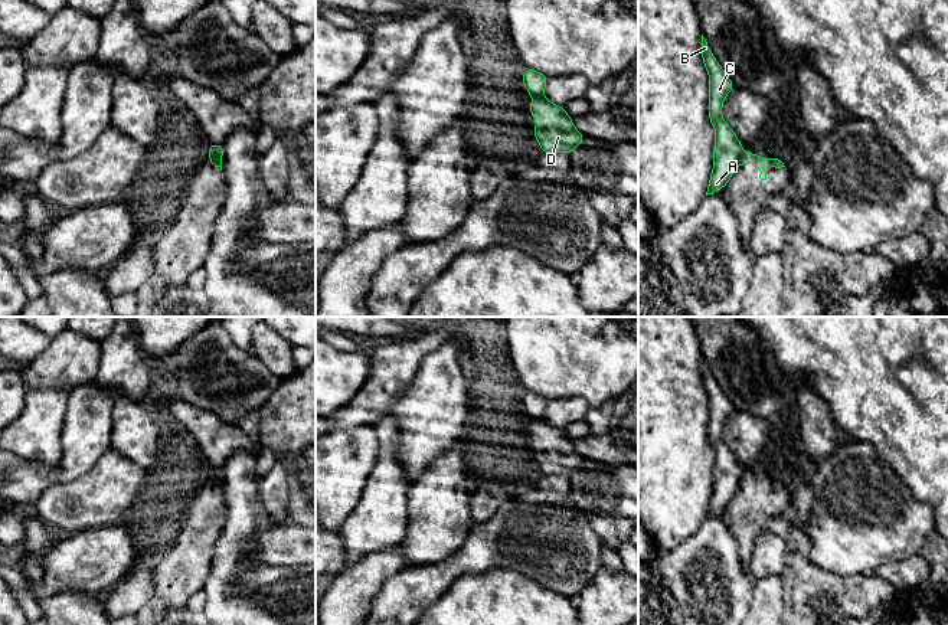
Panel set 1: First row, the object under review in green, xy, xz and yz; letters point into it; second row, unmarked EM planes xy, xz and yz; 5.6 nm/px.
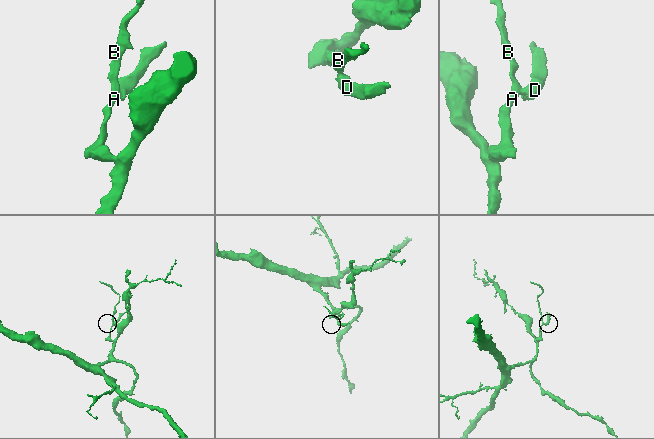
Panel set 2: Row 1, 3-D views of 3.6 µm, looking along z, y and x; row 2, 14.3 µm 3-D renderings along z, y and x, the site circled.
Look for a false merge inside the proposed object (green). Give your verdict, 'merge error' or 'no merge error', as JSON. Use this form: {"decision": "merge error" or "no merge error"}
{"decision": "merge error"}

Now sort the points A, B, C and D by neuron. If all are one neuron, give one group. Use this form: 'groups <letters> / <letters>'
groups A B C / D

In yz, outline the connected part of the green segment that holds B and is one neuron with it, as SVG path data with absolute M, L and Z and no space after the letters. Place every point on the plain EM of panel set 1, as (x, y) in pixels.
M702 357L700 374L703 387L709 396L709 442L715 449L713 493L710 497L707 517L713 517L723 511L735 495L743 475L742 465L735 454L722 441L722 429L726 418L735 410L730 400L725 396L709 366Z

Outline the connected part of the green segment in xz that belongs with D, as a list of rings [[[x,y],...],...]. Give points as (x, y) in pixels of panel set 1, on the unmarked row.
[[[532,419],[529,433],[536,442],[533,458],[543,475],[569,478],[583,464],[585,458],[575,451],[565,429],[555,428],[545,419]]]

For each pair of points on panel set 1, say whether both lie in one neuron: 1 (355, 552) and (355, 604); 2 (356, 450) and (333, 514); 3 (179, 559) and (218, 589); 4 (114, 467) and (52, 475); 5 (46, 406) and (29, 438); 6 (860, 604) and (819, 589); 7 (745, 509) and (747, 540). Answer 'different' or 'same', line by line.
1: different
2: same
3: different
4: different
5: same
6: same
7: same

